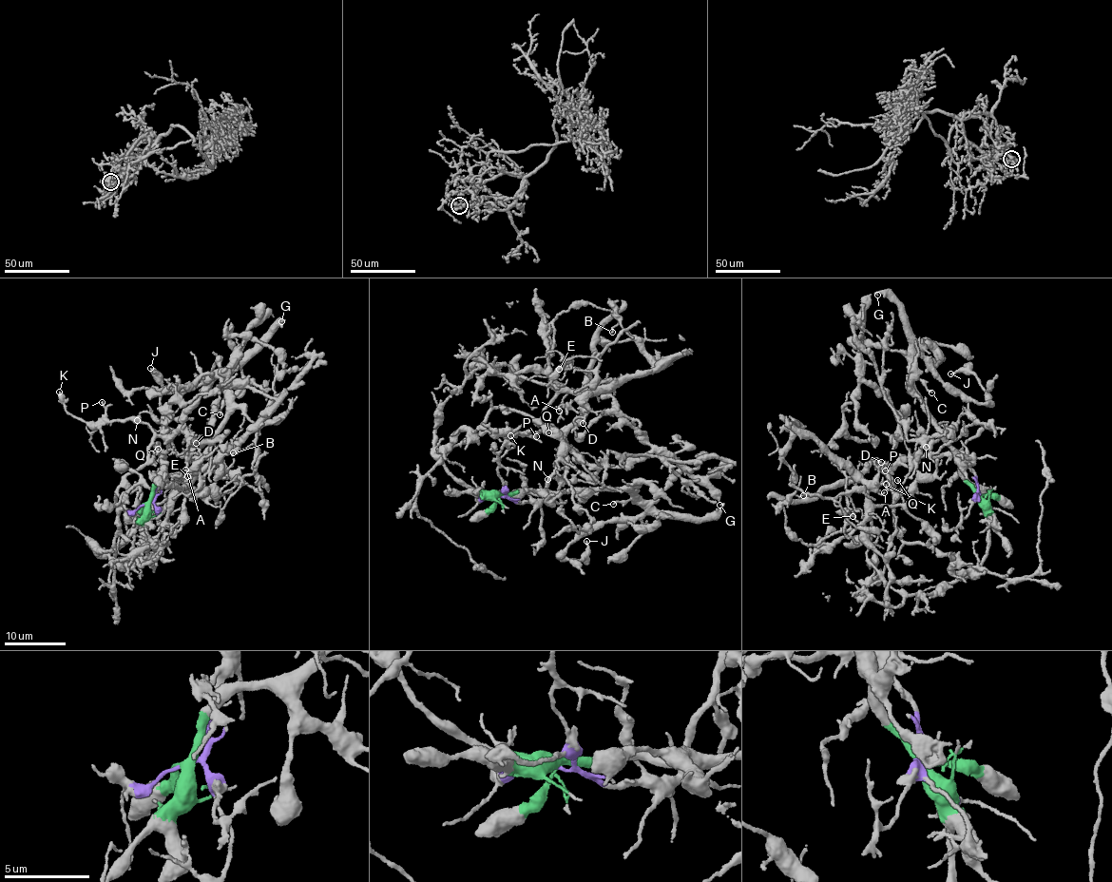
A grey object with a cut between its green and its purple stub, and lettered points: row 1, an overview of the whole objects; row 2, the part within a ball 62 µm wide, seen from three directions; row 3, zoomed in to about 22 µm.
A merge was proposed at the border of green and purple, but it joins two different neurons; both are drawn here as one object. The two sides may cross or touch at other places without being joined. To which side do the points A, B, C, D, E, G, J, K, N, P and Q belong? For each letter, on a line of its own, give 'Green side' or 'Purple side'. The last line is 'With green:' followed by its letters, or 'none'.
A: Purple side
B: Purple side
C: Green side
D: Purple side
E: Purple side
G: Green side
J: Green side
K: Purple side
N: Purple side
P: Purple side
Q: Purple side
With green: C, G, J

